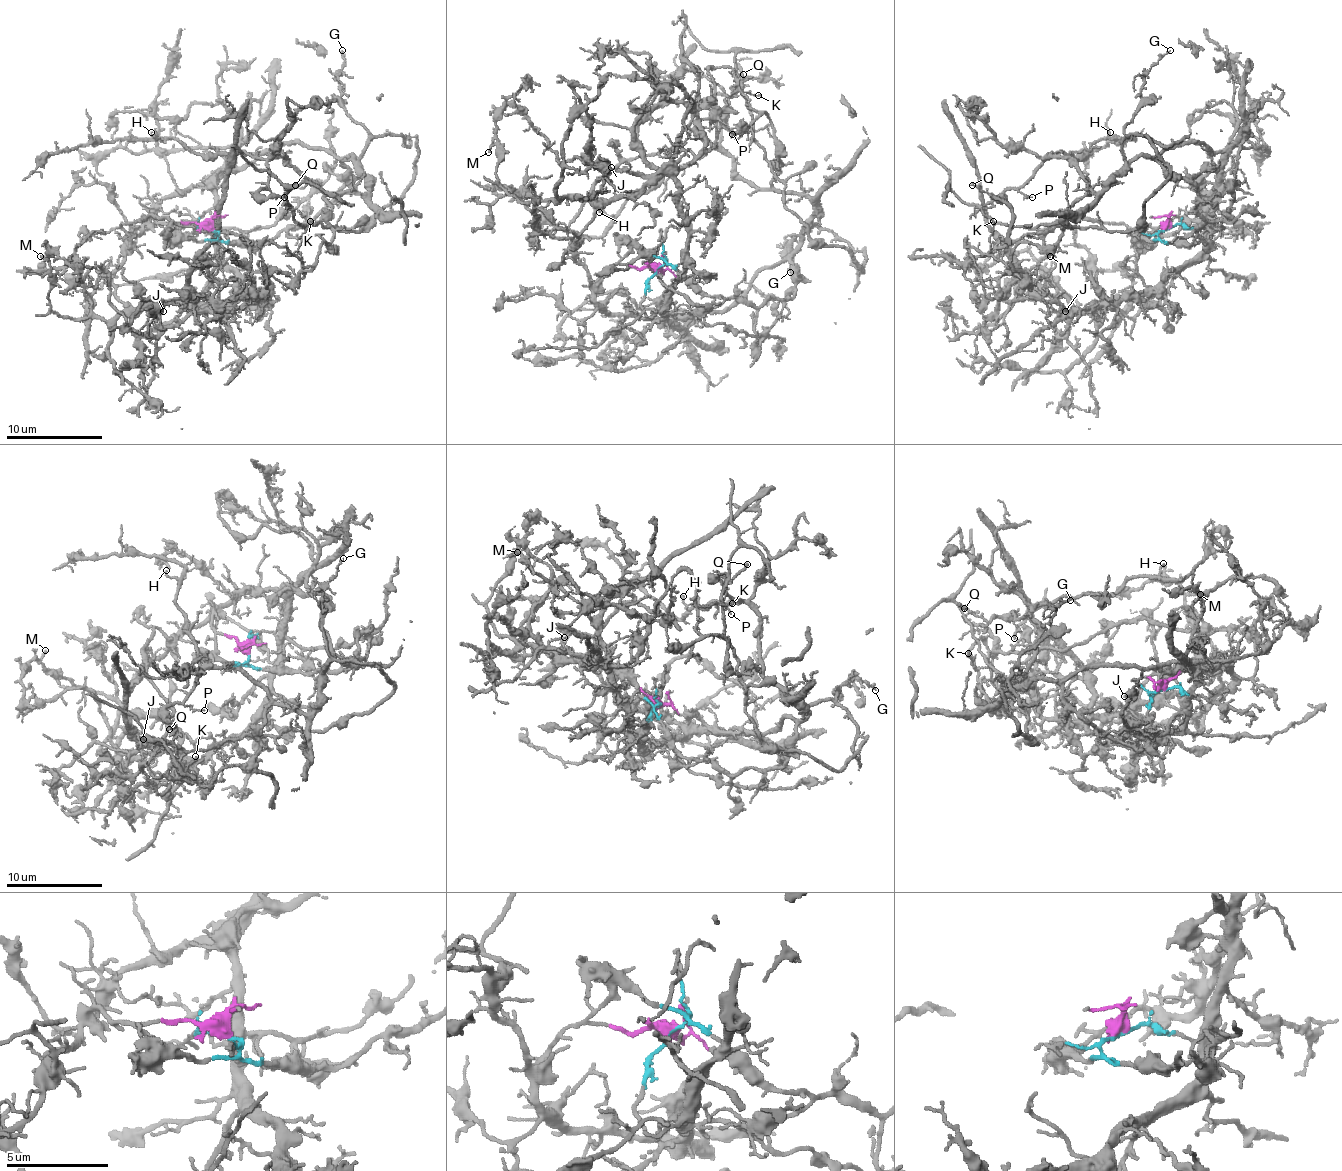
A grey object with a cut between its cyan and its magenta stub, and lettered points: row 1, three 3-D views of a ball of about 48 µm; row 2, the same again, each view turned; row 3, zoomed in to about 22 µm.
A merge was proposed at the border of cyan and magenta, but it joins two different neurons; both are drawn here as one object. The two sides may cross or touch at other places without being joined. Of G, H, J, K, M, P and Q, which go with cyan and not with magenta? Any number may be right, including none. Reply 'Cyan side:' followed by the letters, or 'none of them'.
Cyan side: G, H, K, P, Q

